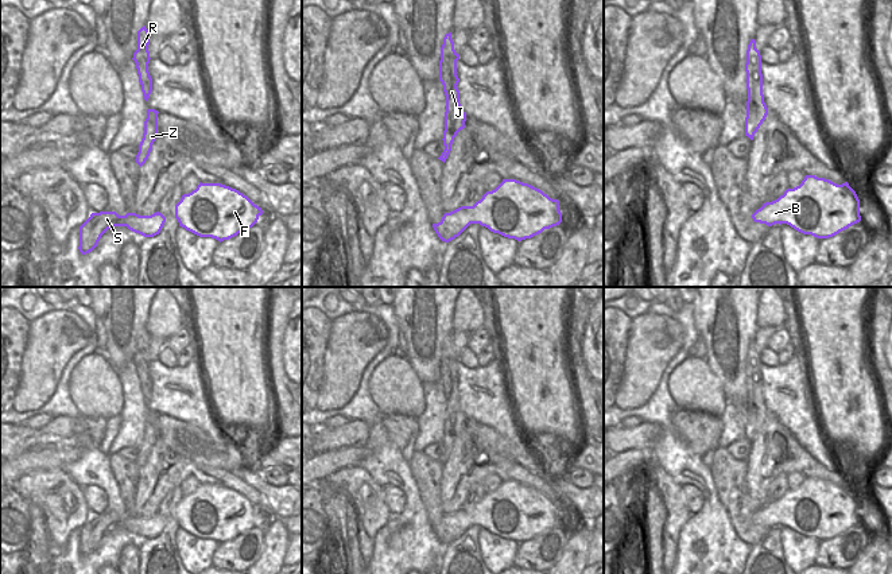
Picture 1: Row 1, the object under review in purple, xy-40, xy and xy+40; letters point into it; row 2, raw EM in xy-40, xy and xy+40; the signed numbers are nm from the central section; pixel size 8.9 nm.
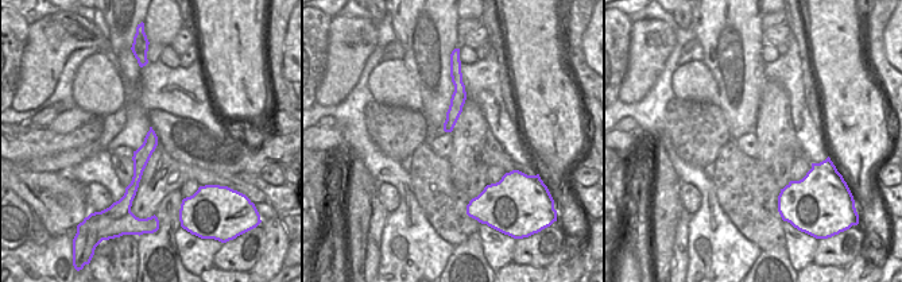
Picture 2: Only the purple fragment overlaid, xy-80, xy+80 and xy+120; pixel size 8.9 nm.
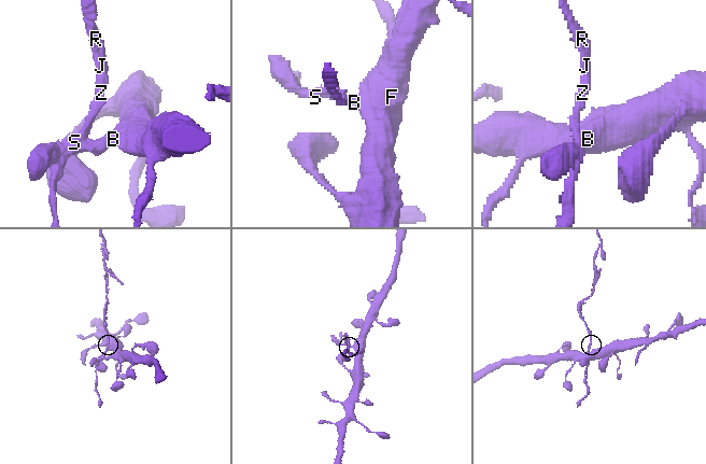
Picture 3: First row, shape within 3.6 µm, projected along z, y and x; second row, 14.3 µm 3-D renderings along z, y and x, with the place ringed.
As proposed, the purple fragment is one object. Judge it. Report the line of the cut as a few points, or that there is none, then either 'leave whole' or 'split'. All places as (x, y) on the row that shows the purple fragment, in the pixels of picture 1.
cut xy+40 (761, 206), (771, 225); split

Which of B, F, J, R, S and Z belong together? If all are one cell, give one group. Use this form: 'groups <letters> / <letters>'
groups B F / J R S Z

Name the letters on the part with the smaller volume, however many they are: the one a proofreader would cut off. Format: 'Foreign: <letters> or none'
Foreign: J, R, S, Z

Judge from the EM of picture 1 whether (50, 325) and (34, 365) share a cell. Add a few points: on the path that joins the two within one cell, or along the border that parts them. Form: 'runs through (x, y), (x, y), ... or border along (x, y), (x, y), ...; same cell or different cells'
runs through (50, 334), (50, 345), (43, 356); same cell

